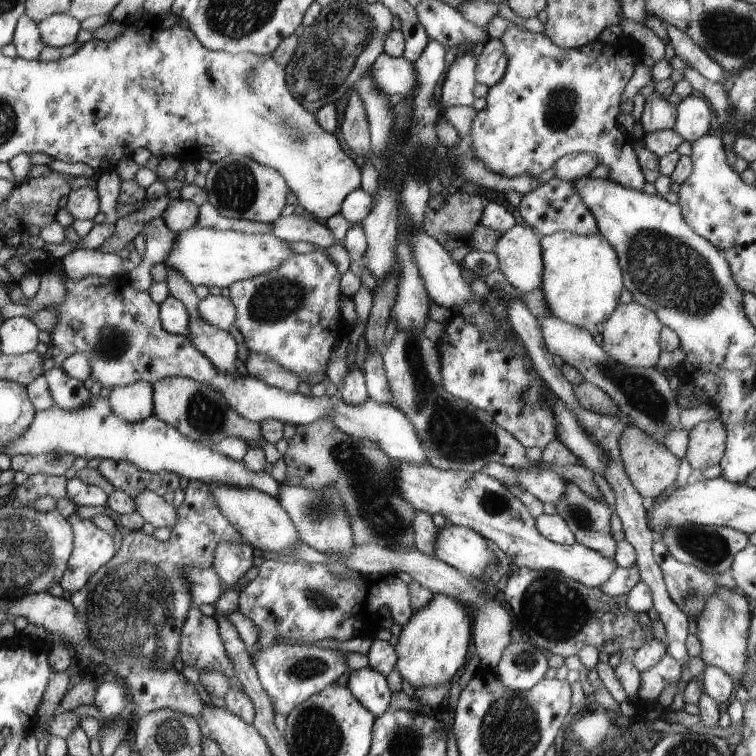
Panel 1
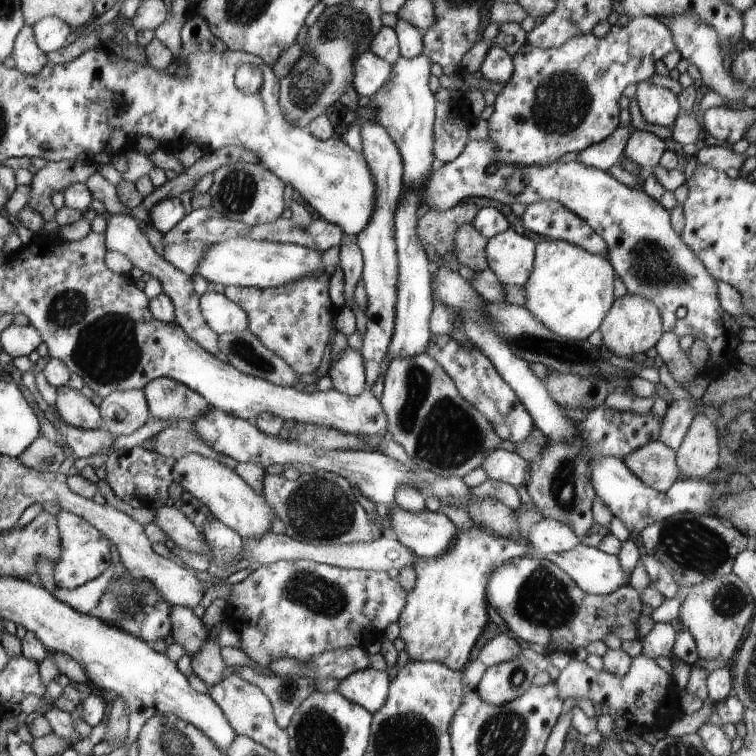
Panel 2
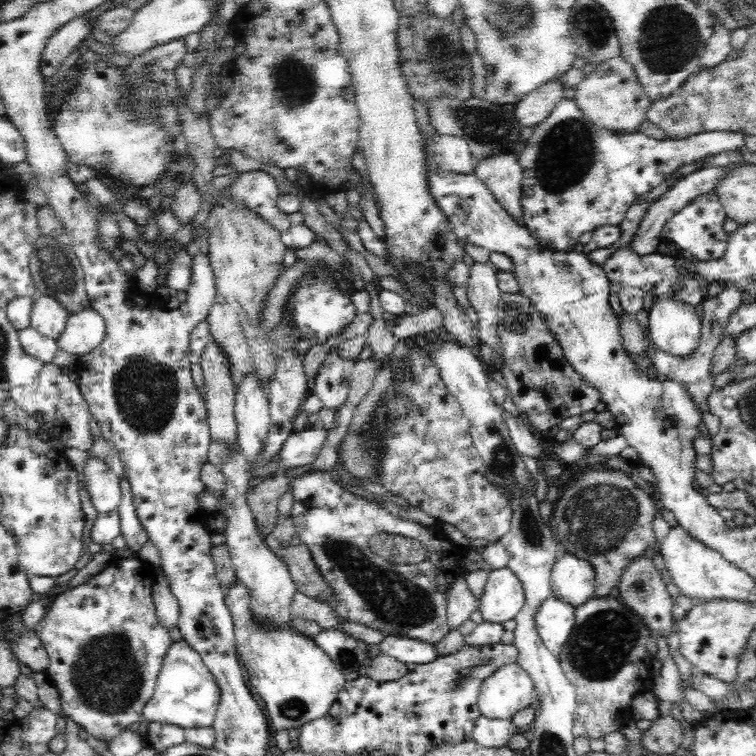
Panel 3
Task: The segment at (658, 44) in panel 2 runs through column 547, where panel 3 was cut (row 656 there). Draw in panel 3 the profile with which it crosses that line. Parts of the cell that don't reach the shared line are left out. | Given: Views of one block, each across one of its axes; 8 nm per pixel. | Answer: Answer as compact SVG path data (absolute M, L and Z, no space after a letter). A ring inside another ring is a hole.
M126 478L121 482L121 500L117 511L121 521L121 534L126 539L126 547L130 547L132 556L113 558L92 580L54 596L45 615L34 628L47 651L49 664L44 673L59 692L61 710L76 725L86 729L89 736L104 743L120 736L122 732L129 730L130 725L142 720L144 705L154 694L162 662L173 643L168 629L158 624L151 591L151 567L137 554L149 540L135 514L133 495Z

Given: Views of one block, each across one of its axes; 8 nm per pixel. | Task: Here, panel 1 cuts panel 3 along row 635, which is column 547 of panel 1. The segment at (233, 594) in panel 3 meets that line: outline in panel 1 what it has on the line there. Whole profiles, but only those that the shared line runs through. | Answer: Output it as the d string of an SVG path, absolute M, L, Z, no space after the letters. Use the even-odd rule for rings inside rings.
M555 232L543 238L543 282L540 290L544 292L544 300L550 308L550 314L566 324L592 330L596 324L604 322L619 306L620 294L624 290L623 267L619 263L619 255L612 248L607 238L600 233L584 236L571 232Z

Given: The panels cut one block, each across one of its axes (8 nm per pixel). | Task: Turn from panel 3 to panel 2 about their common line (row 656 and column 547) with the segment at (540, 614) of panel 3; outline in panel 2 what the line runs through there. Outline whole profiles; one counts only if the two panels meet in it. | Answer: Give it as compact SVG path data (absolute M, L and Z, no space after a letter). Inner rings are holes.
M581 542L574 549L552 553L545 558L571 575L580 590L591 595L609 595L629 582L619 555L605 553Z

